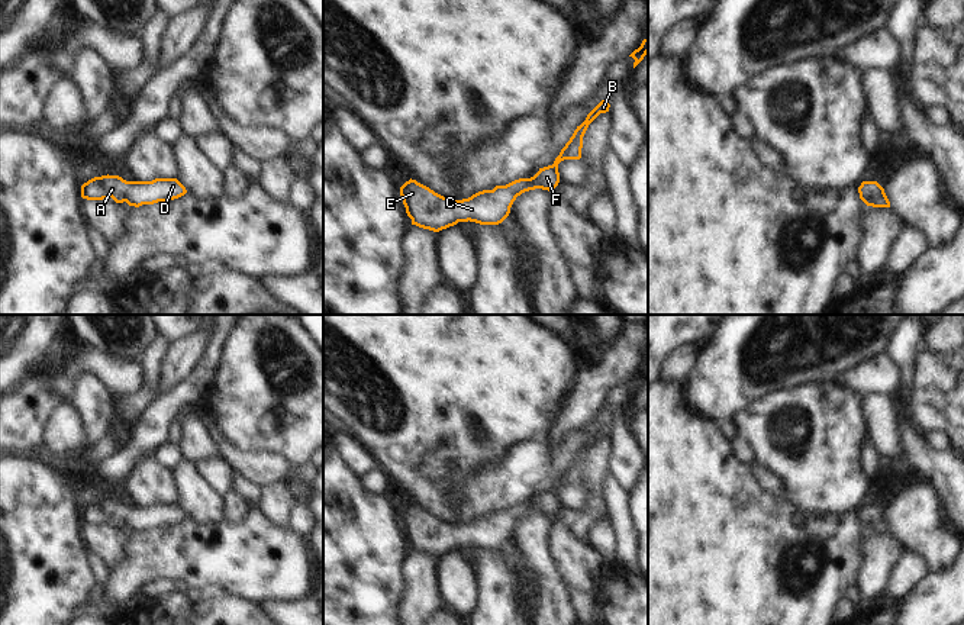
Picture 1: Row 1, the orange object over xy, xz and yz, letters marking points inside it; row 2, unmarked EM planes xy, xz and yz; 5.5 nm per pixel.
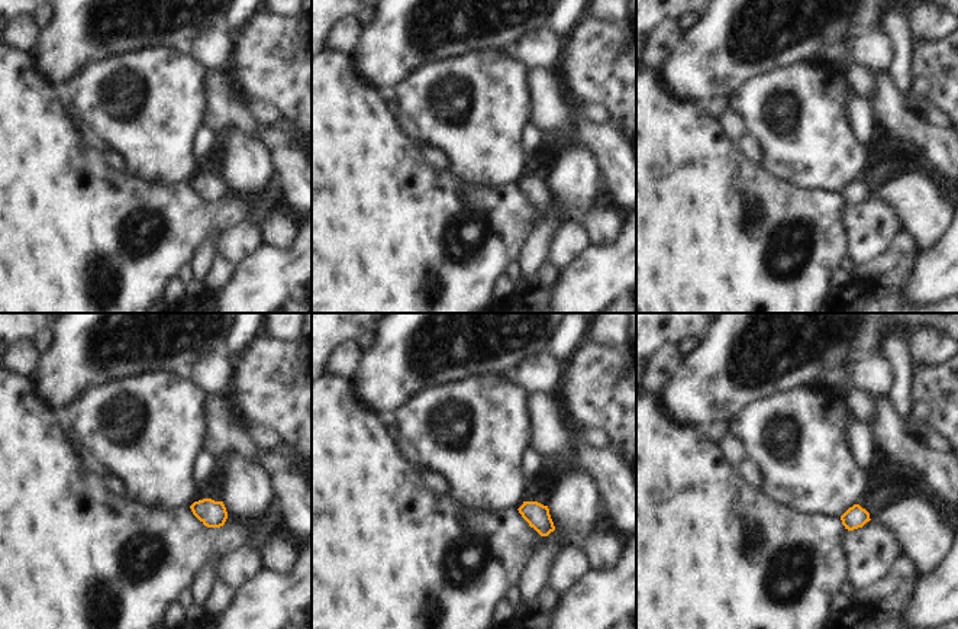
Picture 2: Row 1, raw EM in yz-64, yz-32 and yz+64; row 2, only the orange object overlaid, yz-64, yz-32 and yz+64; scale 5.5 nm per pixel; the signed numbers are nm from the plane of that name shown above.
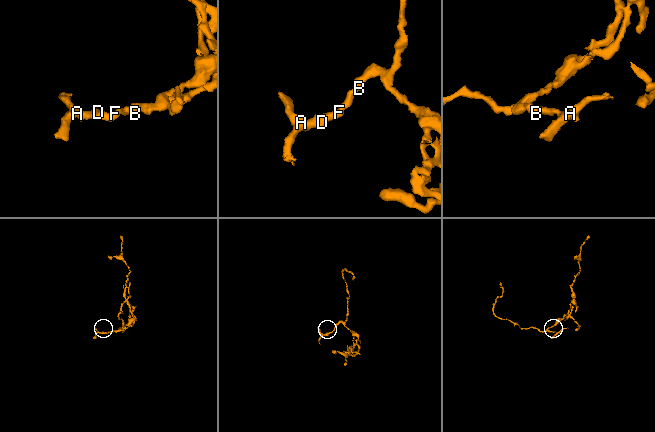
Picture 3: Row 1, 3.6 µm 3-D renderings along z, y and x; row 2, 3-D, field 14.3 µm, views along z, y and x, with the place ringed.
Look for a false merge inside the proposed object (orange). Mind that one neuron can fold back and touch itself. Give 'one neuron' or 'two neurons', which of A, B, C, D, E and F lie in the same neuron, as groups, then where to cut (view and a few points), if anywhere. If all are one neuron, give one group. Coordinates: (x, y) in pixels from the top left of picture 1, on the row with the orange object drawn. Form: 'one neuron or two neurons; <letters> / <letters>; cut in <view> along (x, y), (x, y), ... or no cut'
one neuron; A B C D E F; no cut

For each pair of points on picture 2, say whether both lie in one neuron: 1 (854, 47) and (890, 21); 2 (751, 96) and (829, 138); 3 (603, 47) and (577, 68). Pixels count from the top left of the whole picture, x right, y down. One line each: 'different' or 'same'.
1: different
2: same
3: same

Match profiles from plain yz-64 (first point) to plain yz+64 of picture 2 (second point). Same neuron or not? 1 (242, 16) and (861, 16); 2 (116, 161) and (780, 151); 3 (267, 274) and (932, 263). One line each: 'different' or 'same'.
1: different
2: different
3: same

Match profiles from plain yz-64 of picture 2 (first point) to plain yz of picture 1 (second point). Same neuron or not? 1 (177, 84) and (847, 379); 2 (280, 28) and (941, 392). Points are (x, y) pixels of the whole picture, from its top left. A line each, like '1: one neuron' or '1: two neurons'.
1: two neurons
2: one neuron

